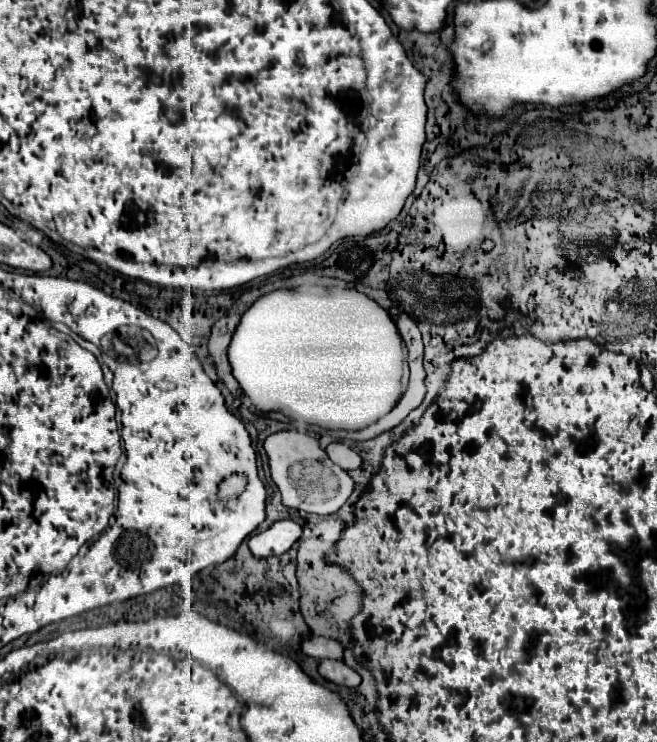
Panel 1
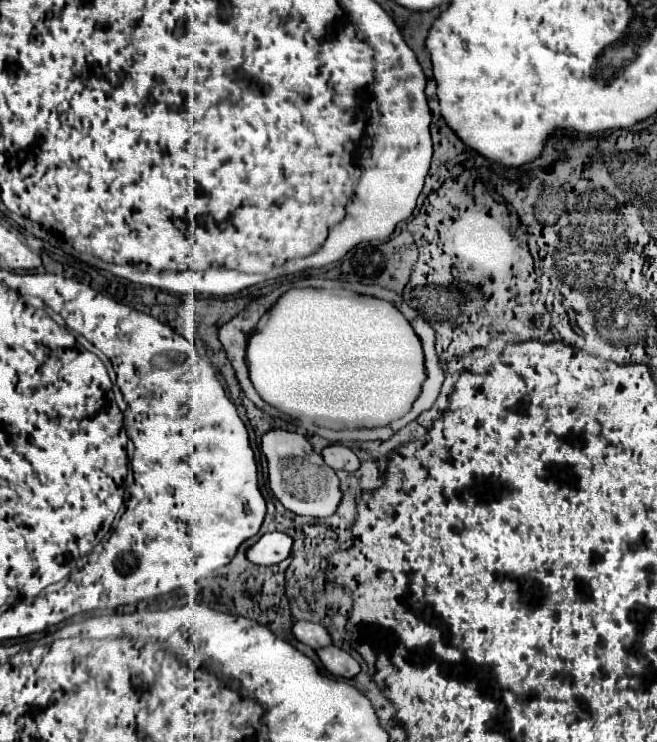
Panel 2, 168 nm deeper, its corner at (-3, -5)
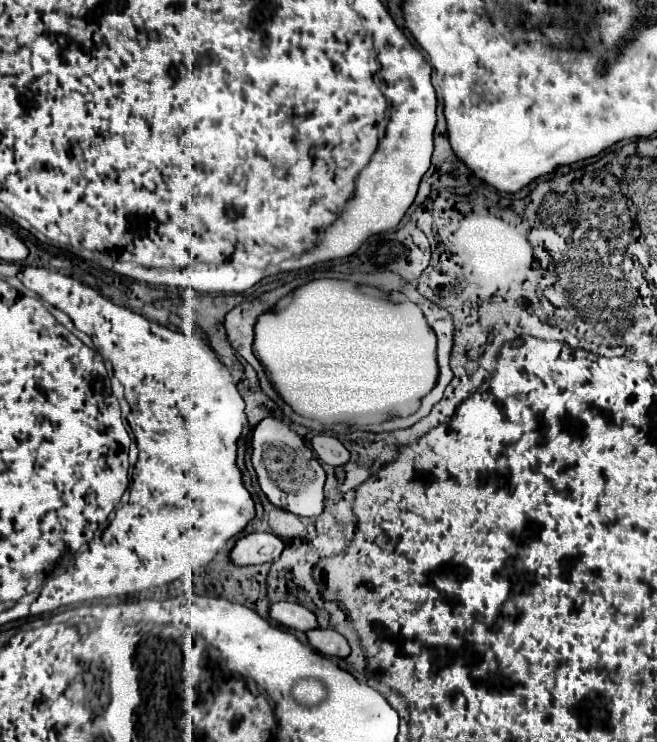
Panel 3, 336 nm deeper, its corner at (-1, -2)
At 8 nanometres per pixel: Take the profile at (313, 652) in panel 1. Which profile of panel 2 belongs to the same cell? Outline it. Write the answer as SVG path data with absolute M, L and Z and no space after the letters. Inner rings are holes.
M293 621L293 635L313 649L333 643L327 629L319 623L311 623L311 621Z

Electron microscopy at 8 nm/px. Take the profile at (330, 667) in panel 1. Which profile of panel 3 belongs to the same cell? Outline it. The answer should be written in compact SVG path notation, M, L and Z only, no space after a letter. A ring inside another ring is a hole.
M309 630L307 638L309 638L309 644L323 656L347 658L351 654L347 640L335 630Z

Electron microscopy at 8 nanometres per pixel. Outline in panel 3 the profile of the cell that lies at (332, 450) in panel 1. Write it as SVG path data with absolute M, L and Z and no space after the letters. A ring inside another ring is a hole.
M319 434L311 440L313 450L317 452L319 460L331 466L343 466L349 460L349 450L331 434Z

